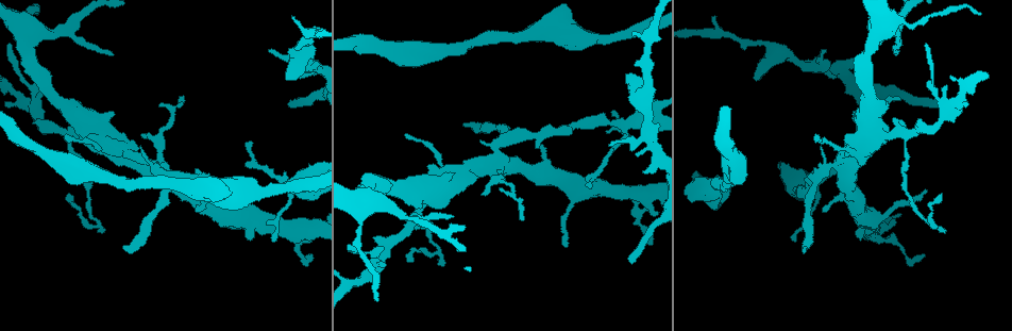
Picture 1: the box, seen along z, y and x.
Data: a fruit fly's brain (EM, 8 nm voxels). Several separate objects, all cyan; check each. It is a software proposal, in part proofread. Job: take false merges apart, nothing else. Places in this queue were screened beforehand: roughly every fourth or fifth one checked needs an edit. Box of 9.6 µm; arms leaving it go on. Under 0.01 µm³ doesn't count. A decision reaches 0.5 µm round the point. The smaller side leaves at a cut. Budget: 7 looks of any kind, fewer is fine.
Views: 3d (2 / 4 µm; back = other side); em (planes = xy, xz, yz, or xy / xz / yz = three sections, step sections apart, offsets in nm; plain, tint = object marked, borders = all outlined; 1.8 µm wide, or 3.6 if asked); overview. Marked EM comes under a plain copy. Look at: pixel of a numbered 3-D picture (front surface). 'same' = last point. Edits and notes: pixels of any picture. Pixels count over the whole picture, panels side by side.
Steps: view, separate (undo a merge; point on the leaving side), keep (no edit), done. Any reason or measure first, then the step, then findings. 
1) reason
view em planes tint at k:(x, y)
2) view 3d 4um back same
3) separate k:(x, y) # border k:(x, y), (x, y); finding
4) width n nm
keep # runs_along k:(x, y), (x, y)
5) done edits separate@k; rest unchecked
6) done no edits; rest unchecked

a fork
view 3d 2um at 1:(651, 137)

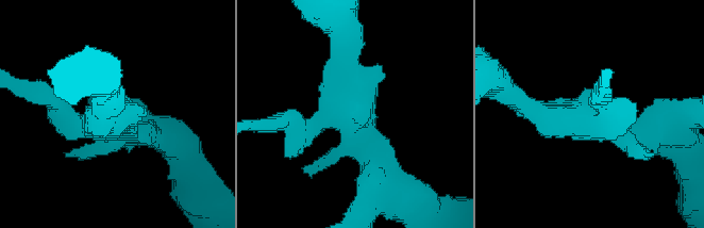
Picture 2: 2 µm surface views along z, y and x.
view em xy step 16 borders at 2:(113, 119)

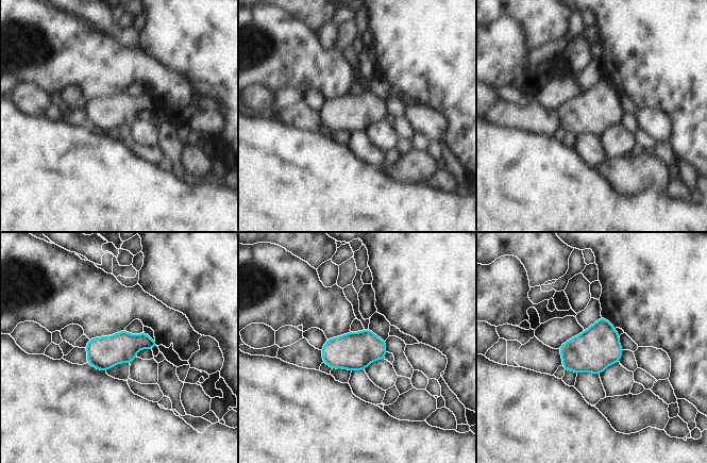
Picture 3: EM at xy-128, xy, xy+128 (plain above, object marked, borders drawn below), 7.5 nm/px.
view em planes borders same

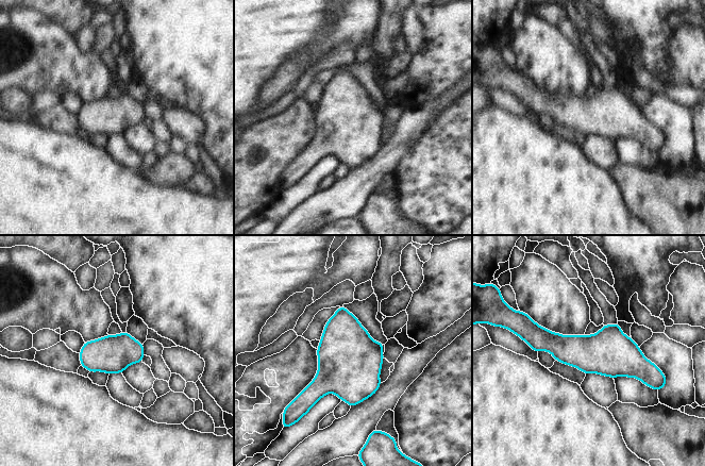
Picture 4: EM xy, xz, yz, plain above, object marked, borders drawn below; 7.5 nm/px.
keep # runs_along 4:(530, 338), (618, 354), (653, 370); all the same cell

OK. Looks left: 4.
sharp bend
view 3d 4um at 1:(844, 158)

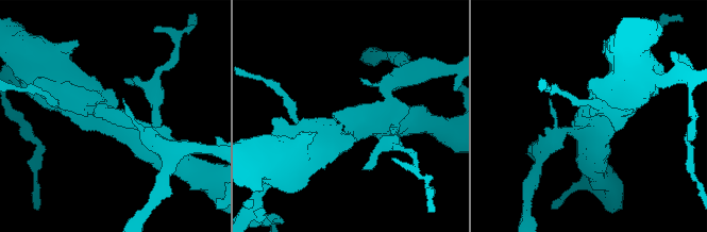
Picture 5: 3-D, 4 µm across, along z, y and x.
arms 4; shape alone is not enough
view em xy step 16 tint at 5:(125, 123)

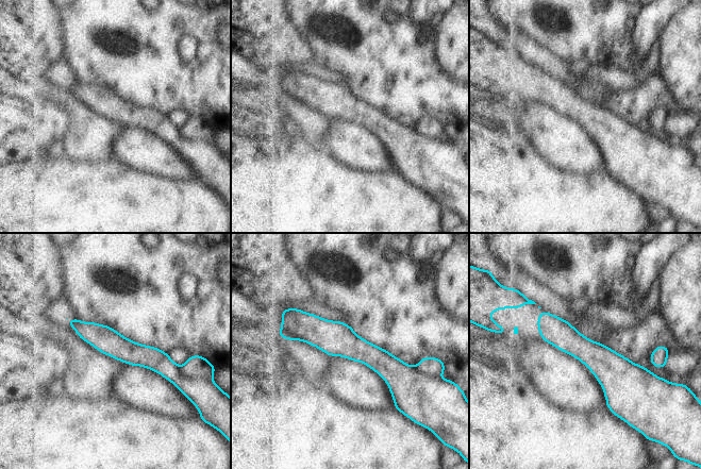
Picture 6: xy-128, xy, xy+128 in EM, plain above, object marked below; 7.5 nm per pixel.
another direction
view em planes borders same

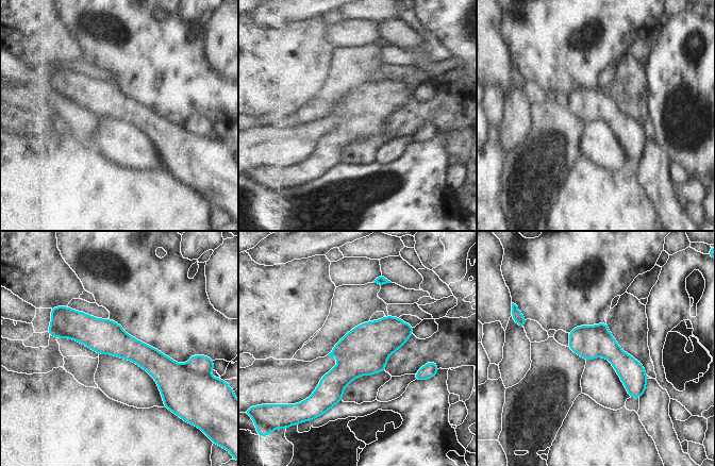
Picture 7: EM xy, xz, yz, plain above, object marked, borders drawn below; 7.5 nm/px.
width 260 nm
separate 7:(201, 364) # a second cell is stuck on

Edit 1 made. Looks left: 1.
sudden change in width
view em planes tint at 1:(376, 264)

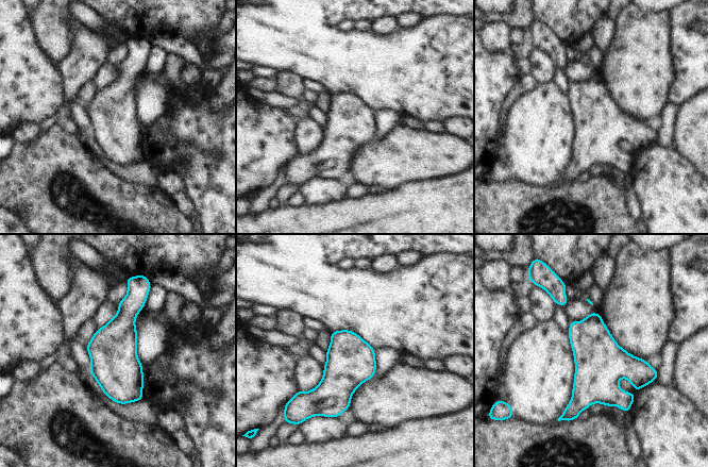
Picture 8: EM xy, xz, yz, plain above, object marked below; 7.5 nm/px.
keep # continuous, no second cell

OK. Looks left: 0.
done edits separate@7; rest unchecked

